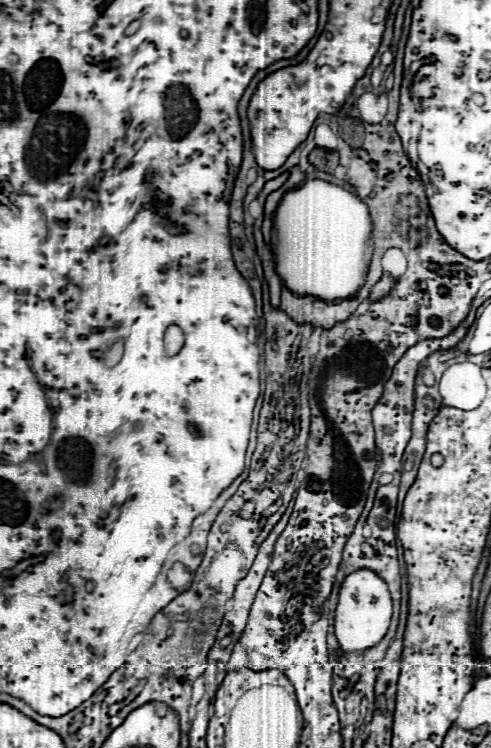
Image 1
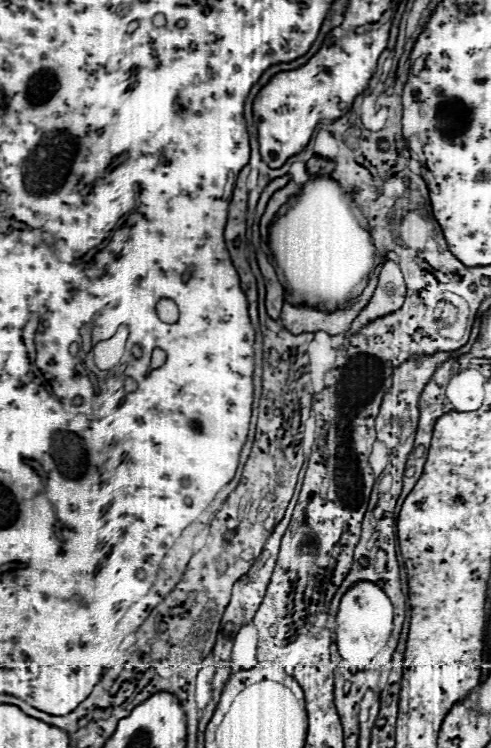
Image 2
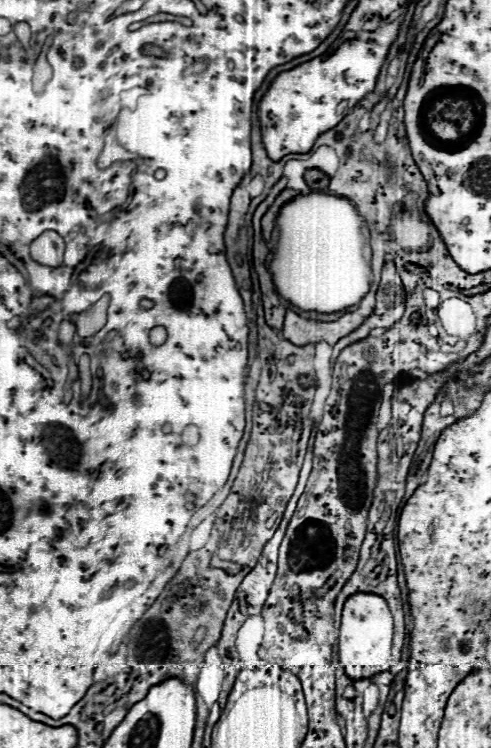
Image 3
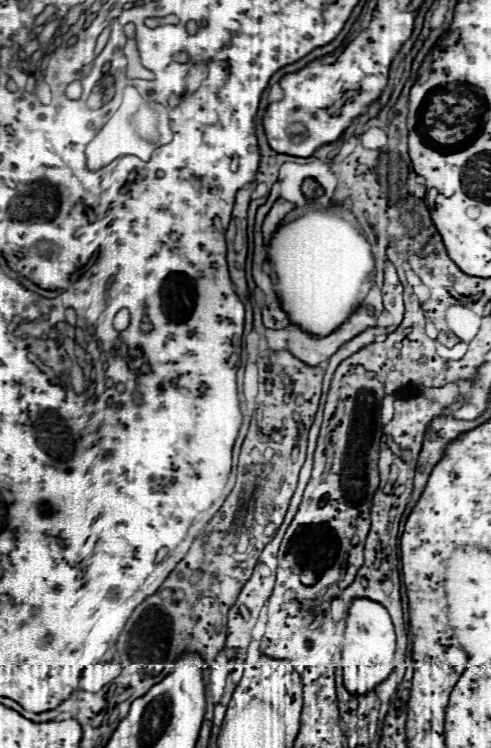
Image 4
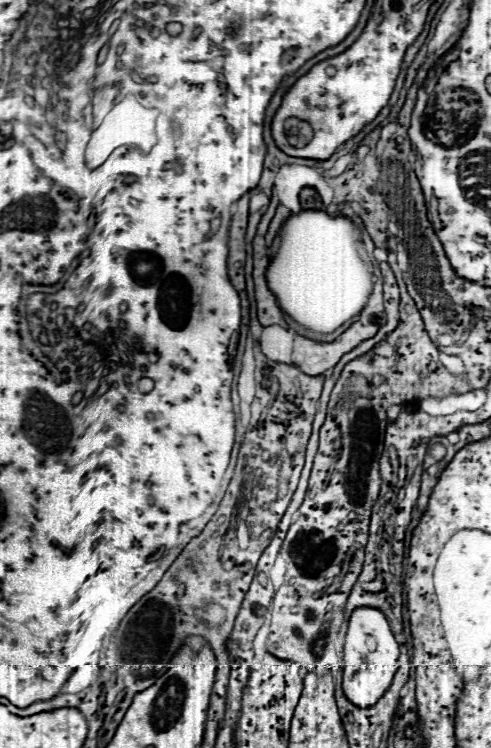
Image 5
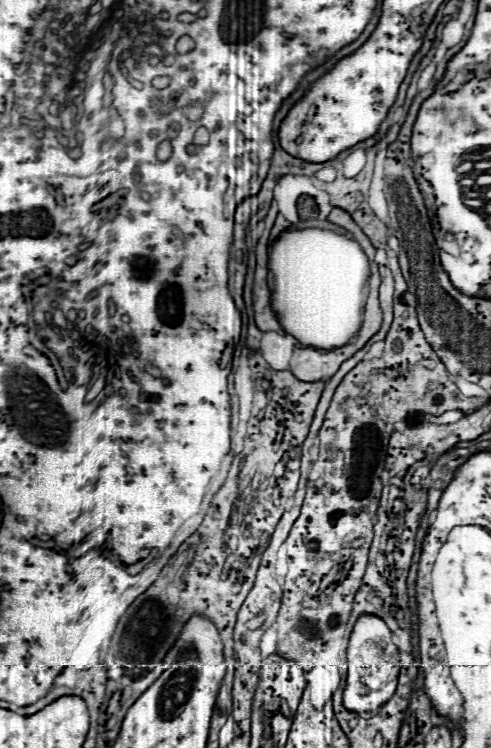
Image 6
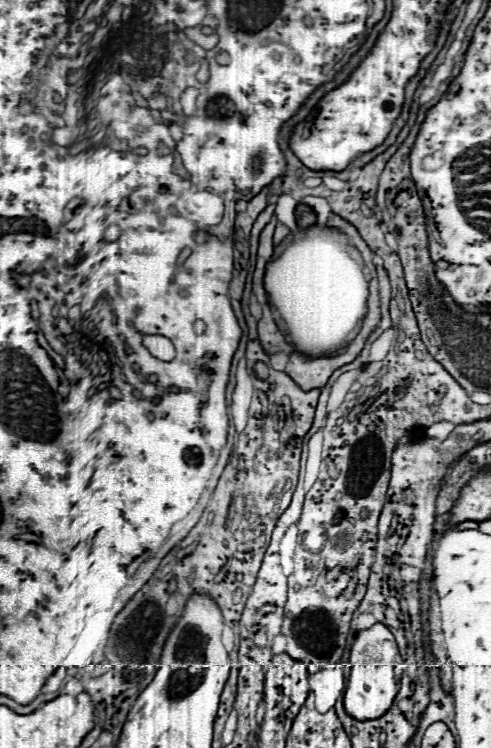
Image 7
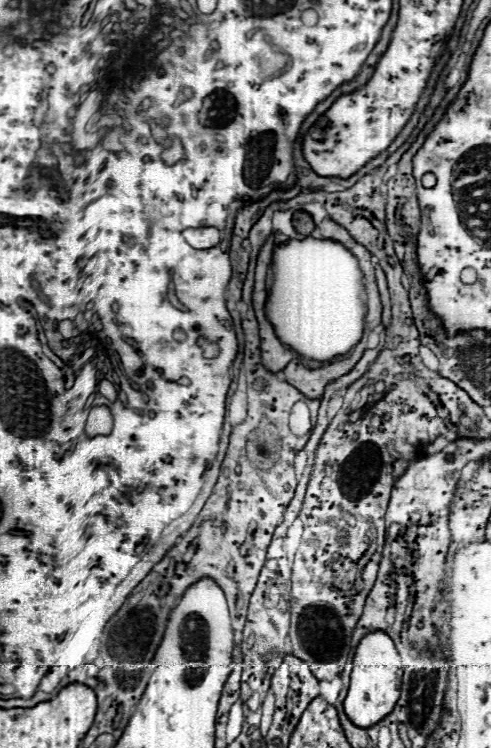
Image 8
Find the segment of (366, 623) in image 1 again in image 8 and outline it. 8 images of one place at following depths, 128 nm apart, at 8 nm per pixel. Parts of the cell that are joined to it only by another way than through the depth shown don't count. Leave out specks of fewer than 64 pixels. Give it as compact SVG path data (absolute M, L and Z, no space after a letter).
M372 632L364 636L356 648L354 670L350 676L350 690L344 700L344 712L348 720L354 726L378 724L394 710L400 698L400 684L402 684L402 664L390 636L384 632Z

